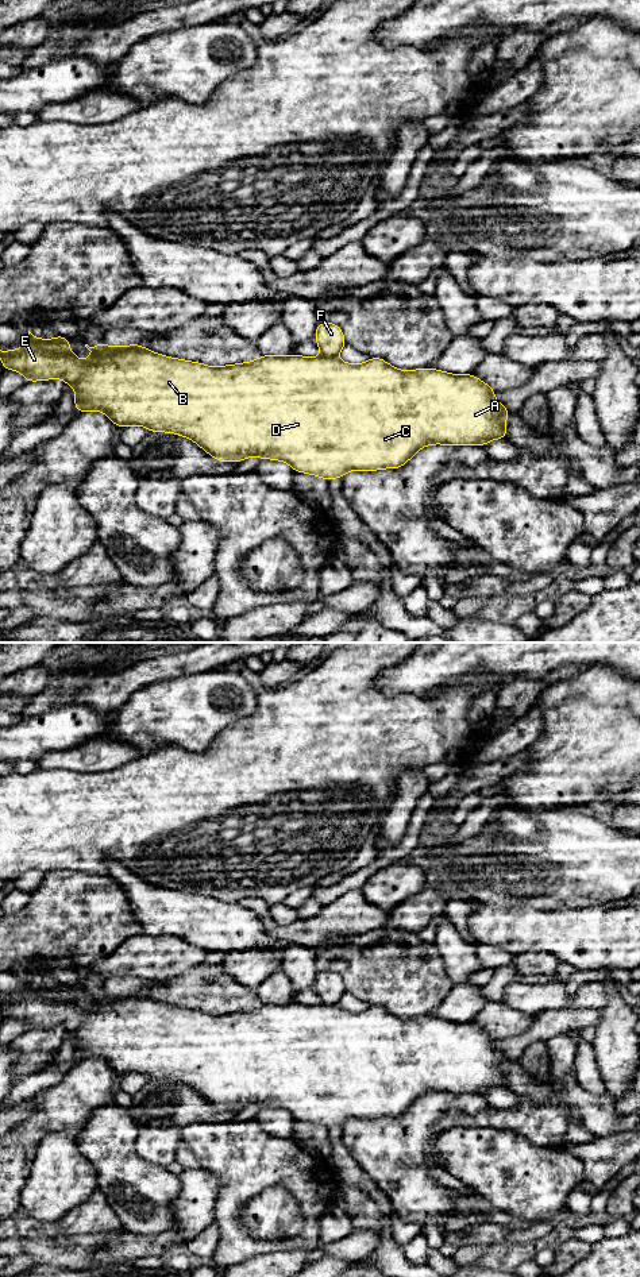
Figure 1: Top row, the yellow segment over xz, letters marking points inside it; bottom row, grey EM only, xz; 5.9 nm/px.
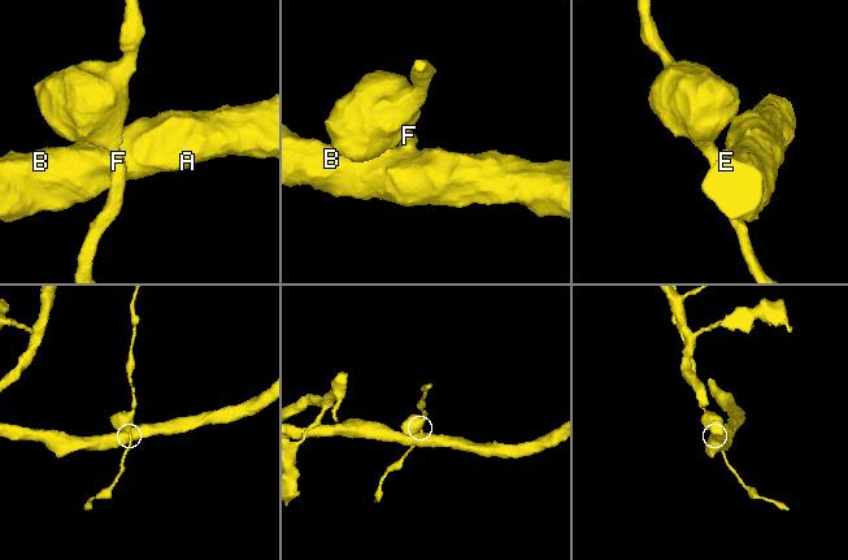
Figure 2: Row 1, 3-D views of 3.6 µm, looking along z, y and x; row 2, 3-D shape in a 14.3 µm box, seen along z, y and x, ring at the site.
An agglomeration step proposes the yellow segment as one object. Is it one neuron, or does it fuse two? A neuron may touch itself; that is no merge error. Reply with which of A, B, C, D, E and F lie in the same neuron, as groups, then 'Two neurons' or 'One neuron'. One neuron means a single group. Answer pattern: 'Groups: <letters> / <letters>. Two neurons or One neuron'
Groups: A B C D E / F. Two neurons

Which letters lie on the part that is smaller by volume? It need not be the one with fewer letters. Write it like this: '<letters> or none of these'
F

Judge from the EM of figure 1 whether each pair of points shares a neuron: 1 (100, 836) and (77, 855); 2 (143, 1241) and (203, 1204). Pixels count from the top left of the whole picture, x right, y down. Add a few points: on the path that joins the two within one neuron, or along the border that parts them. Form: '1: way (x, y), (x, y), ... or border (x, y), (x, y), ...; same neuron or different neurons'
1: way (95, 837), (83, 849); same neuron
2: way (160, 1241), (176, 1237), (191, 1220); same neuron

